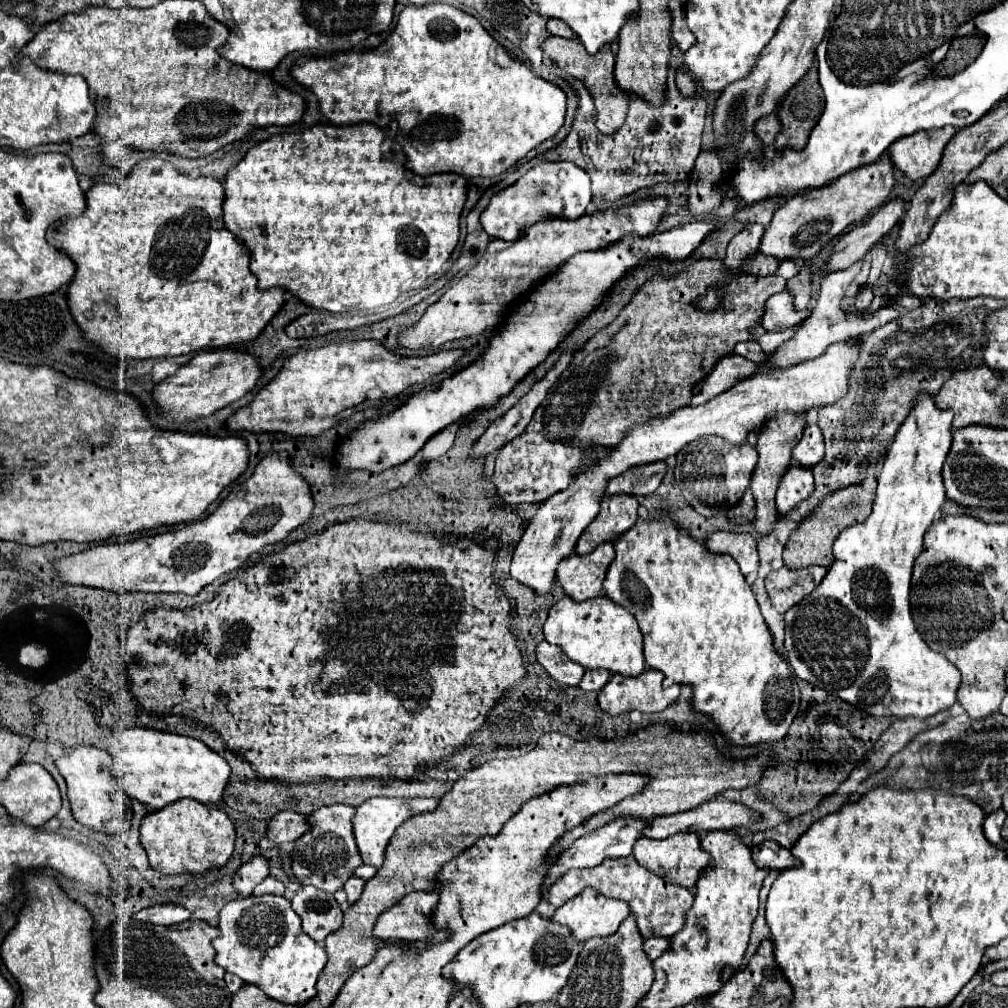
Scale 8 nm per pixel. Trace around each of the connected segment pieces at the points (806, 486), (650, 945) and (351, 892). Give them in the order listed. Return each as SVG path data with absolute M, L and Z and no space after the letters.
M791 464L787 474L779 482L779 490L777 490L777 498L775 498L775 508L777 508L779 518L787 516L795 506L809 500L811 492L813 492L811 470L799 466L799 464Z
M651 936L651 938L645 940L645 952L649 954L651 960L657 960L667 950L669 950L669 938L655 938L655 936Z
M351 876L351 878L347 880L345 892L347 892L347 902L349 902L349 904L357 902L357 898L359 898L361 892L363 892L363 886L365 886L365 882L363 882L361 878L357 878L357 876Z

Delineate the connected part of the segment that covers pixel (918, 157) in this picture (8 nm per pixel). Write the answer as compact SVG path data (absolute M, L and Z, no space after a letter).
M939 128L931 132L915 132L911 136L899 138L887 150L895 168L899 168L907 178L923 180L939 164L943 148L955 136L957 128Z

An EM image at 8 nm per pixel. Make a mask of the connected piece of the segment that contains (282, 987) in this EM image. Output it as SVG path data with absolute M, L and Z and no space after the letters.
M263 894L263 896L249 896L243 902L229 902L219 914L219 930L221 936L215 938L215 962L223 966L227 972L239 976L247 984L259 986L269 998L283 1002L283 1004L305 1004L317 996L317 976L327 964L325 948L311 940L301 930L301 918L291 908L291 902L285 896L277 894Z

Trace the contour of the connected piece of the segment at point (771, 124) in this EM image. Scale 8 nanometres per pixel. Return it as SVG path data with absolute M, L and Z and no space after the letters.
M775 114L765 116L763 120L755 122L755 134L761 138L763 146L773 146L779 130L781 130L781 126L779 126L779 120Z

